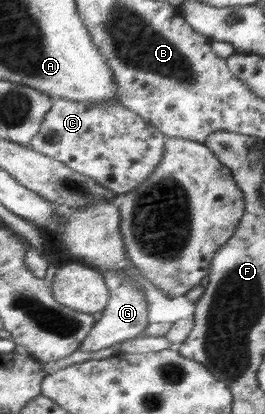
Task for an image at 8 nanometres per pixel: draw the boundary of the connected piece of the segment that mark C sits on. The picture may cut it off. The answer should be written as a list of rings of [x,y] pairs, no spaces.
[[[55,99],[45,114],[39,131],[30,141],[30,147],[39,153],[62,161],[67,167],[77,170],[97,183],[110,189],[115,195],[129,193],[144,183],[159,165],[164,154],[168,136],[163,135],[149,120],[139,117],[134,111],[116,101],[71,101]]]

